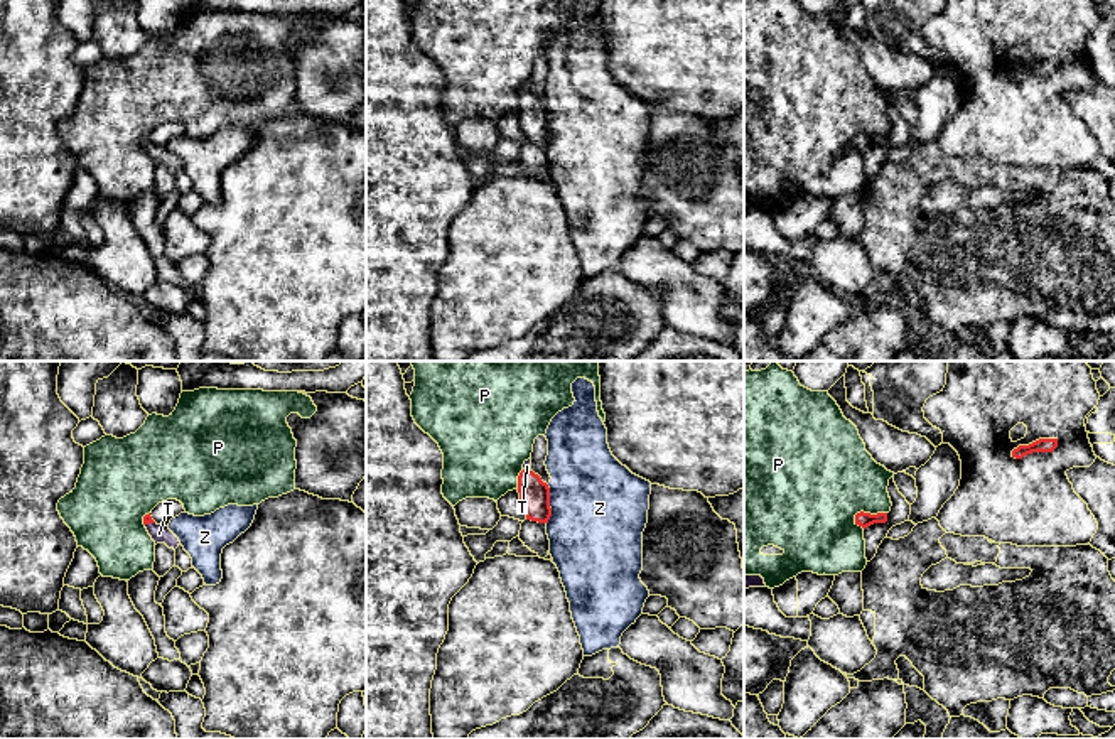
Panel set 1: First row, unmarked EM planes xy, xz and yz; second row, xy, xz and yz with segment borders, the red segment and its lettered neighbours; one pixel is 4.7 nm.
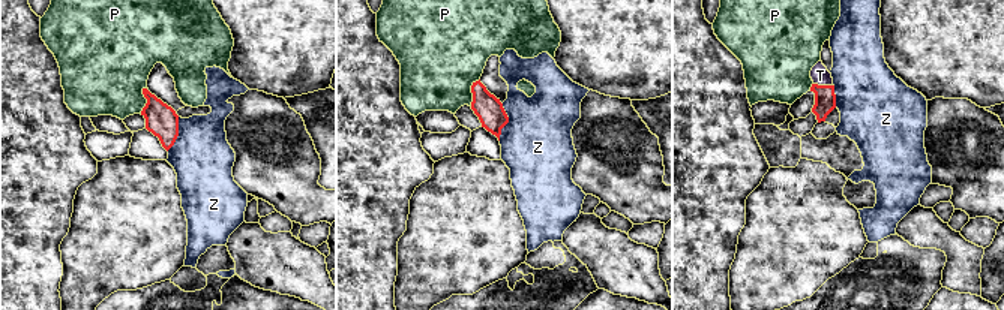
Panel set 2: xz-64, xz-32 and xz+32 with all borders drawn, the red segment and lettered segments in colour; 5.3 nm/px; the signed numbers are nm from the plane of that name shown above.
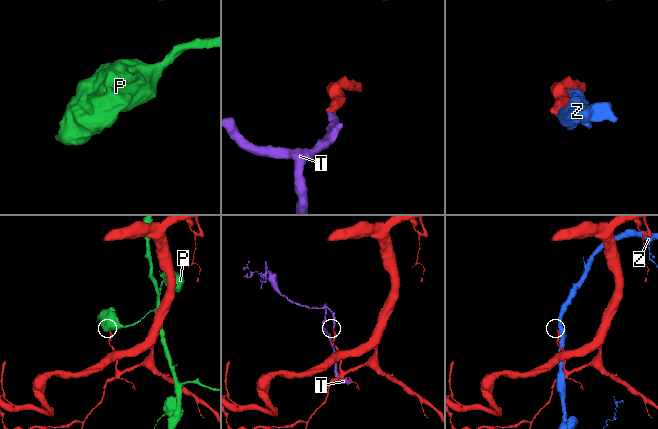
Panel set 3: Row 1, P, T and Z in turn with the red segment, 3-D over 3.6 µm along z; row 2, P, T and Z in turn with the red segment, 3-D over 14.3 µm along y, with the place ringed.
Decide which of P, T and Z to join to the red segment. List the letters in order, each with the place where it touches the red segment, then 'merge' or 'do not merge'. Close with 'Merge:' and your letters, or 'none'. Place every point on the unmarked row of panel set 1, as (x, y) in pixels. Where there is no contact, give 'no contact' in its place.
P: yz (866, 135) | do not merge
T: xy (149, 144) | merge
Z: xz (549, 127) | do not merge
Merge: T

